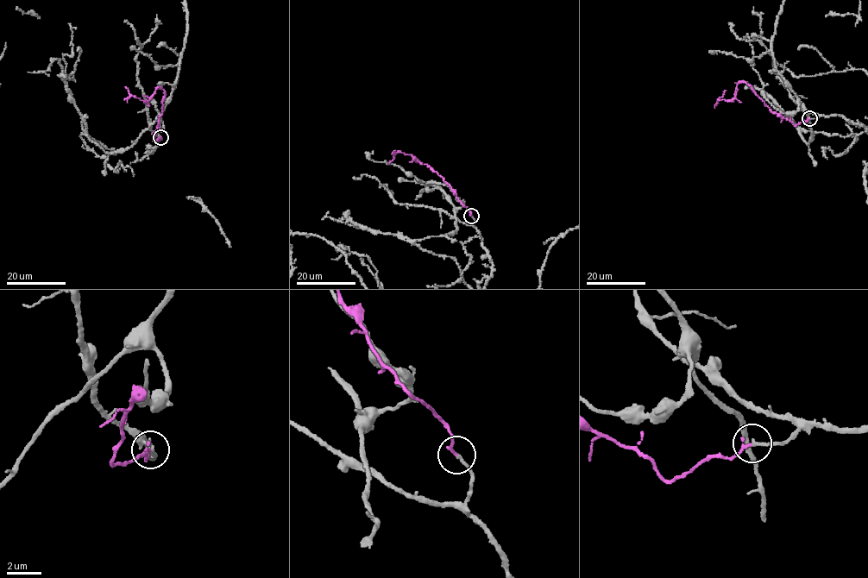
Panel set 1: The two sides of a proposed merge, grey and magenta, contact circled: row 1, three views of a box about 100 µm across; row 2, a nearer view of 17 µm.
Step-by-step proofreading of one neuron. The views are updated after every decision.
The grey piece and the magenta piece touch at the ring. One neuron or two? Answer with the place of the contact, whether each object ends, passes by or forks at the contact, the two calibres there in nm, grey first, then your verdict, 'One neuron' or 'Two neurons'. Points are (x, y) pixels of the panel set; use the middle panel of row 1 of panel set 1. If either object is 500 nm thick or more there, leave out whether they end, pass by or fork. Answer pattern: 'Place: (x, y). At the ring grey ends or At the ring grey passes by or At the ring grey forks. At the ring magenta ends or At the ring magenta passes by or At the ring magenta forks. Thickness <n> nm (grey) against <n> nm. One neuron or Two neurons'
Place: (471, 216). At the ring grey ends. At the ring magenta ends. Thickness 190 nm (grey) against 170 nm. One neuron

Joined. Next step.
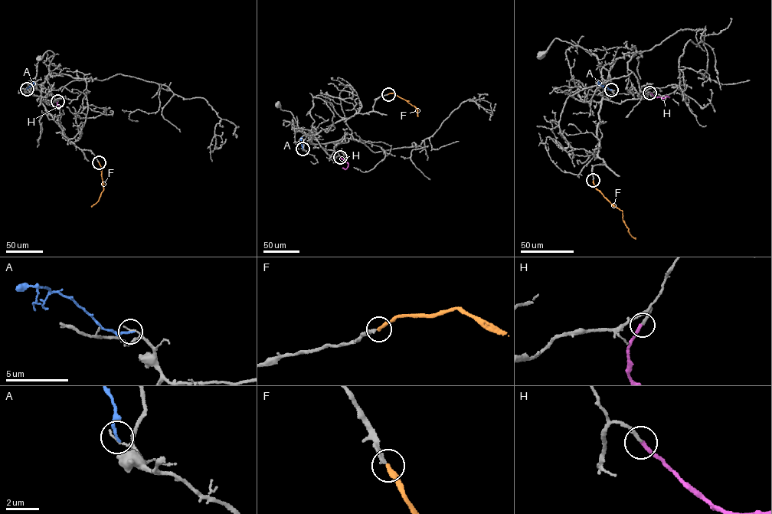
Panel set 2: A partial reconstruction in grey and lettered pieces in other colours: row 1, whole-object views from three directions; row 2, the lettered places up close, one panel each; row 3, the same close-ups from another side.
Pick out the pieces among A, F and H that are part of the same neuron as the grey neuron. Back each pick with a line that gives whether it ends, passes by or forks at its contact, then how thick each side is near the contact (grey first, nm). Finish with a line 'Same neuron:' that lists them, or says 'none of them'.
F: it ends | 240/280 nm
H: it ends | 200/220 nm
Same neuron: F, H

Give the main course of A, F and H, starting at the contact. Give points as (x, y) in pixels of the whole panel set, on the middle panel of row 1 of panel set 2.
A: (302, 148), (300, 138)
F: (388, 94), (394, 93), (413, 105), (417, 109), (417, 116)
H: (340, 156), (348, 164), (346, 168), (342, 168)

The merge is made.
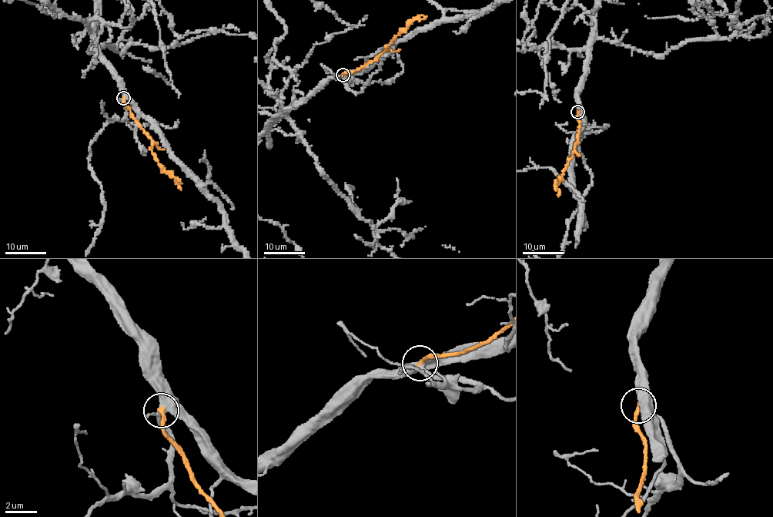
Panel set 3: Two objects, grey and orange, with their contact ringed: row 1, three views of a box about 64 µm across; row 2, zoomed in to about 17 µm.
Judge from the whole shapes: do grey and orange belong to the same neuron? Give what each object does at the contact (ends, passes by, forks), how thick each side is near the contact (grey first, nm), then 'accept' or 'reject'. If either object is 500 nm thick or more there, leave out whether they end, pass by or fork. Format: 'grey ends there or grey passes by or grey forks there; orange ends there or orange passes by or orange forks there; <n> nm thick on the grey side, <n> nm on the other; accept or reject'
grey forks there; orange ends there; 320 nm thick on the grey side, 240 nm on the other; reject

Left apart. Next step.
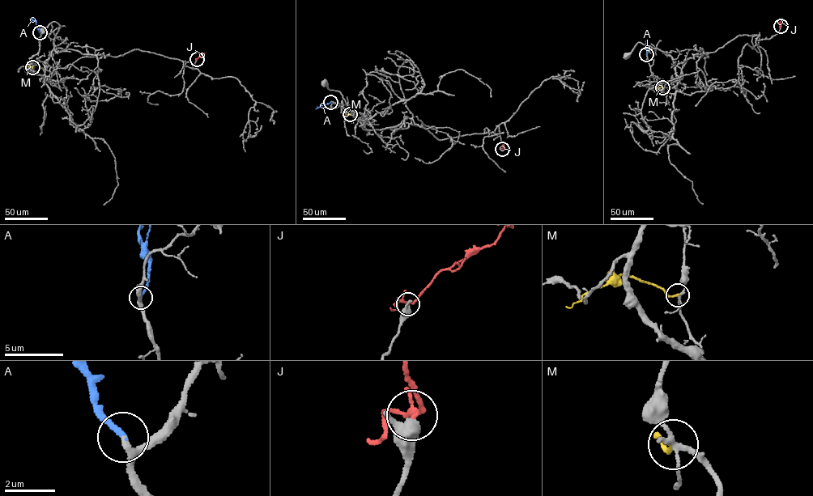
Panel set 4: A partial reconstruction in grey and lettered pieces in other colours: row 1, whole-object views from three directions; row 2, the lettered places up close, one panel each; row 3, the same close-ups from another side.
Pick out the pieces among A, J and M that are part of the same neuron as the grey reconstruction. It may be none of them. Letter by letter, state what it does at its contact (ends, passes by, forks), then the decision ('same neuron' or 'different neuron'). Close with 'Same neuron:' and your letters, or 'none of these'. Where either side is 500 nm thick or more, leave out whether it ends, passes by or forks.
A: it ends; same neuron
J: it forks; different neuron
M: it ends; different neuron
Same neuron: A

